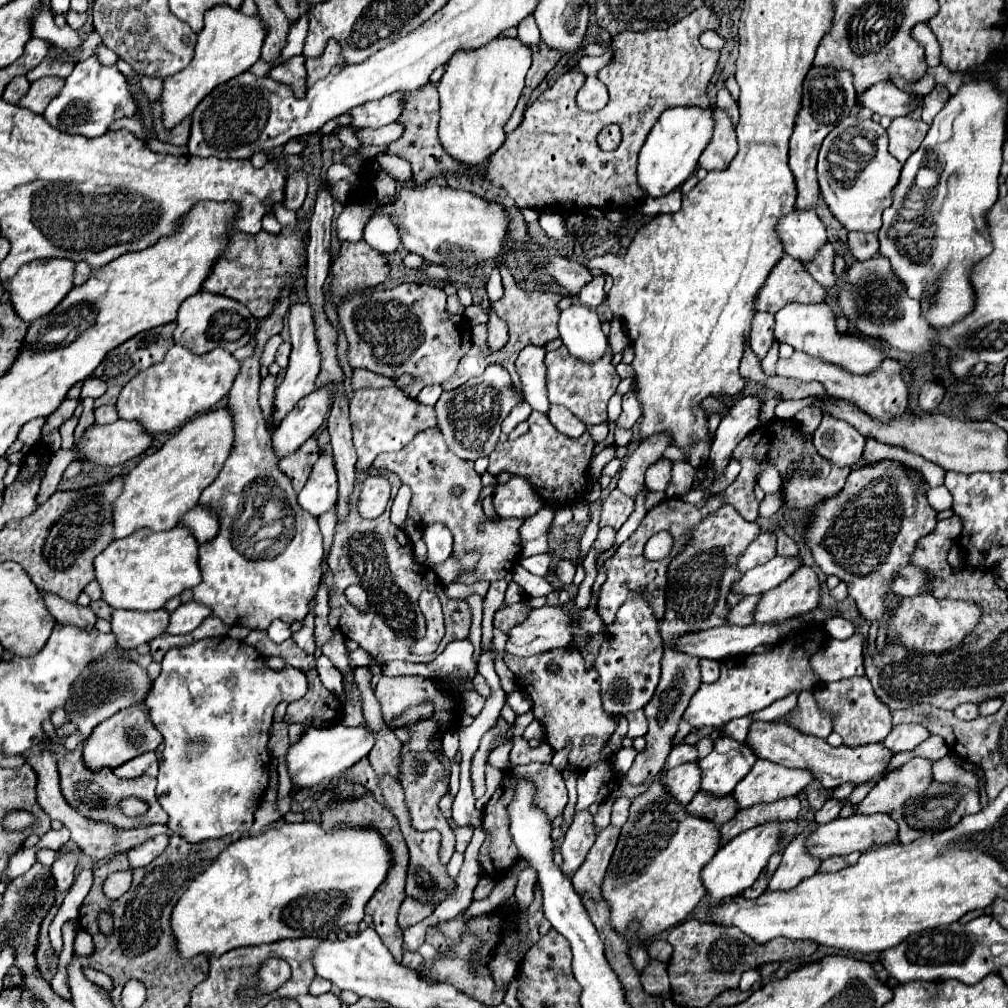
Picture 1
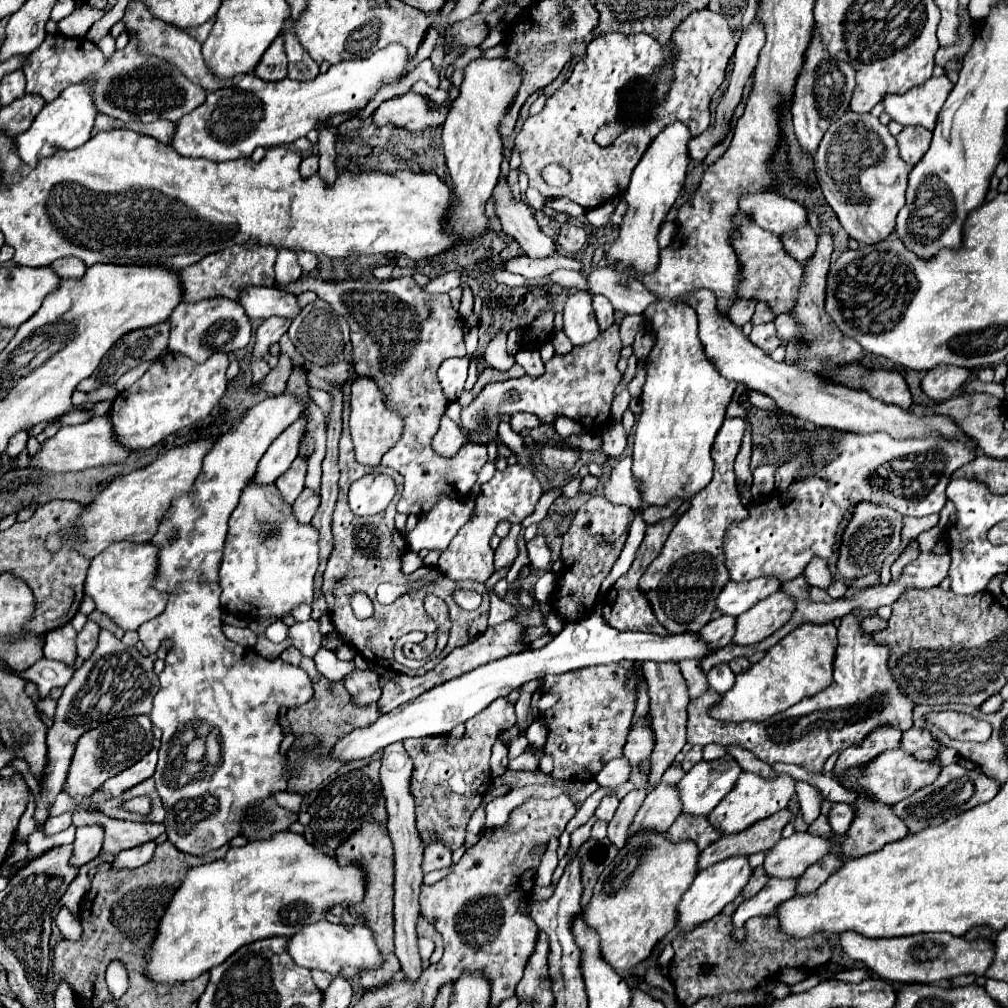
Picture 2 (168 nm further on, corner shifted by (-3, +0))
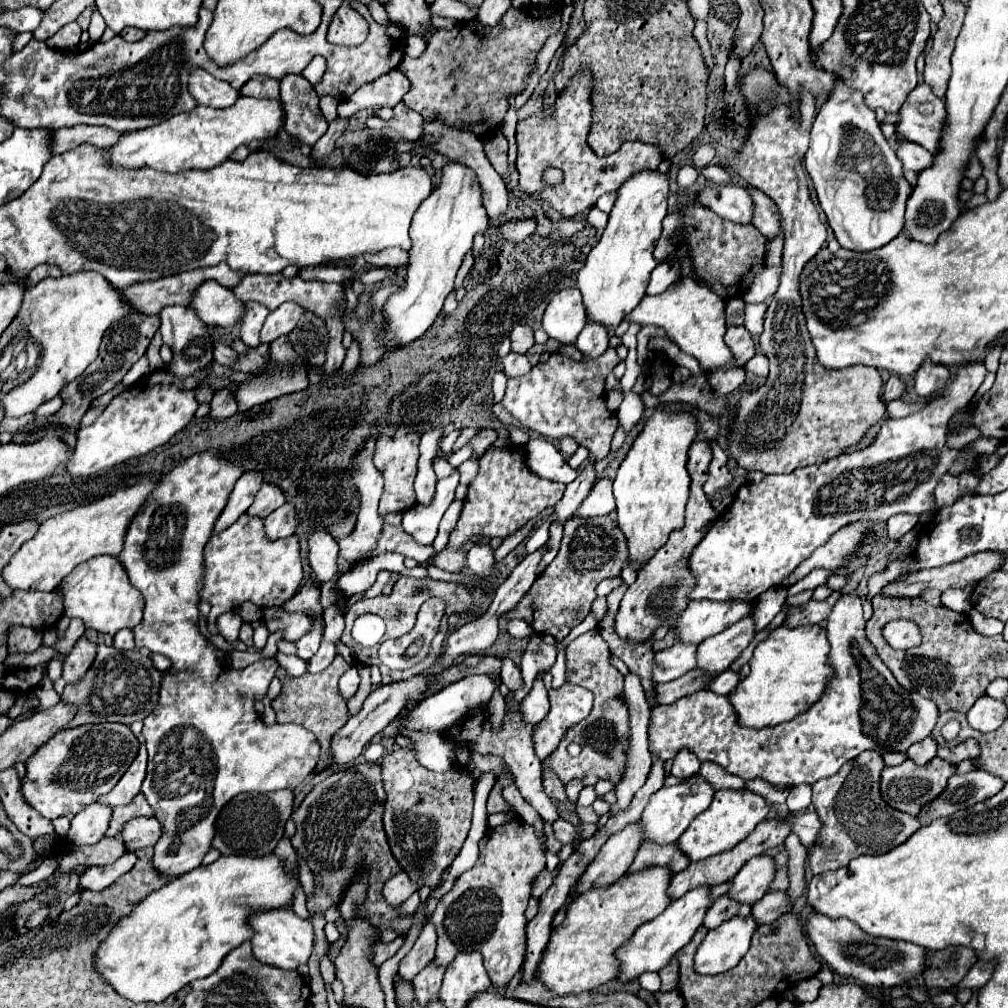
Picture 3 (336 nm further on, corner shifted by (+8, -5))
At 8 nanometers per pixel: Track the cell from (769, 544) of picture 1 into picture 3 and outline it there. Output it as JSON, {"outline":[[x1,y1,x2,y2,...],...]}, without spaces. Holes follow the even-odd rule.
{"outline":[[982,362,962,366,956,372,954,382,942,392,940,398,932,400,924,410,910,414,900,420,884,420,880,432,870,446,854,452,844,452,838,458,830,458,818,466,798,468,790,474,767,475,760,484,740,486,732,506,714,520,712,528,704,540,694,548,690,556,690,570,696,576,696,588,690,594,690,600,750,600,754,602,768,588,780,586,818,546,824,546,828,538,842,526,858,520,886,522,896,514,934,514,936,502,932,502,932,490,936,490,938,480,950,472,954,462,964,450,964,462,968,468,974,466,976,456,992,454,1000,446,996,438,978,438,960,450,952,450,946,444,948,422,956,410,966,406,984,382,986,368]]}

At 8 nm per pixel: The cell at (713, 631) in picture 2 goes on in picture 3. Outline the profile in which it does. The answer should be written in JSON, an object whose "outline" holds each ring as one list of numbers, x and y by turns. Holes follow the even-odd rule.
{"outline":[[676,642,674,646,658,652,654,666,654,682,670,682,696,668,696,650,698,644,694,642]]}

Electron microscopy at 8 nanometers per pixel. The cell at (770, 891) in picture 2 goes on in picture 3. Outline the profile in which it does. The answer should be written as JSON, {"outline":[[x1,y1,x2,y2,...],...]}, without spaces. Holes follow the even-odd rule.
{"outline":[[750,914,748,918,730,918,716,930,710,930,696,952,696,972,720,974,734,968,748,952,756,928,758,922]]}

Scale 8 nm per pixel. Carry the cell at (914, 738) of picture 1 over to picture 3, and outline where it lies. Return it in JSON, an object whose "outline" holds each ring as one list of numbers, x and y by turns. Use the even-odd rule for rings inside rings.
{"outline":[[924,738,924,740,916,742,912,748,908,748,908,750,906,750,906,756,908,756,912,762,916,762,916,764,926,764,926,762,930,762,930,760,936,756,936,750,938,750,936,740]]}

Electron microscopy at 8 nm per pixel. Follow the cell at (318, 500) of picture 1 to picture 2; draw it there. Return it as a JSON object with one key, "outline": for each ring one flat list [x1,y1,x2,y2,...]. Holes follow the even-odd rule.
{"outline":[[305,489,293,503,293,515,299,523,309,523,317,507,319,507,319,495,315,495,311,489]]}

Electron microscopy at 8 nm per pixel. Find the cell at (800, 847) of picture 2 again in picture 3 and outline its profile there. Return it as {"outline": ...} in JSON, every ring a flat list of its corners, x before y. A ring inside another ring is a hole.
{"outline":[[760,854,756,858,748,860,740,868,740,872,736,874,734,884,728,890,728,894,738,902,754,904,768,892,774,874,776,874,774,858]]}

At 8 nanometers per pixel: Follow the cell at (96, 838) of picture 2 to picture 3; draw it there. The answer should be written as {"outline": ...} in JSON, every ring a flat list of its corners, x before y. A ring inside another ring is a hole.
{"outline":[[90,804,86,806,80,814,76,814,70,822,68,830,68,842,74,846,86,846,86,844,96,844,110,822,112,808,102,806,102,804]]}

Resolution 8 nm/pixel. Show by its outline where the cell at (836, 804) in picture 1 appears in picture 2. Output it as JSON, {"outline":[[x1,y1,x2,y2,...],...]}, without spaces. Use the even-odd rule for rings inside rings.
{"outline":[[819,815,819,817,807,827,807,833,819,835,819,837,831,837,831,827,827,825,827,817,825,817,825,815]]}

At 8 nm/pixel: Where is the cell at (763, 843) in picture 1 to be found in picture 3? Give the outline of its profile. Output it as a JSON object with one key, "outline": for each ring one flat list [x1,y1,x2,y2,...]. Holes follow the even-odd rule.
{"outline":[[698,886,688,890,682,898,676,898,670,902,670,906,656,916,656,920,650,920,646,924,642,924,634,936,626,942,626,946,622,946,620,950,616,950,616,956,620,960,620,974,618,978,622,982,628,982,636,976,640,976,642,972,658,972,660,968,664,968,668,964,668,960,682,948,686,946,692,936,696,934,698,926,704,922,704,914,710,908,710,888,708,886]]}

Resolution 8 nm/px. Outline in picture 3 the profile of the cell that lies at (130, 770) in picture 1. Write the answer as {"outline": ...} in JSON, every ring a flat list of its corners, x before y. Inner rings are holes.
{"outline":[[140,746,140,752,138,752,136,760,130,764,126,774,118,780,118,784,104,798,98,798,96,802,112,806,112,808,120,806,120,804,128,804,140,792,140,784,142,784,147,772,147,762,148,753,146,746]]}

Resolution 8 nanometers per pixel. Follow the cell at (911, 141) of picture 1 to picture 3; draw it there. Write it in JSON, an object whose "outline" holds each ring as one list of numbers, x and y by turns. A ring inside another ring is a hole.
{"outline":[[900,138,900,142,896,144,896,156,902,162,902,170,904,170,904,178,914,184,916,182,916,174,922,168,928,168,932,164,932,152,924,150,920,144,916,142,908,142,906,138]]}

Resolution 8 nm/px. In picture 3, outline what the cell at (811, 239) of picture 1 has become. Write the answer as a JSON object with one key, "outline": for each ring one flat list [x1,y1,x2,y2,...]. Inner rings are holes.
{"outline":[[726,184,726,186,712,186,700,192,702,206,708,206,718,216,732,220,736,224,752,224,754,202,746,188]]}

